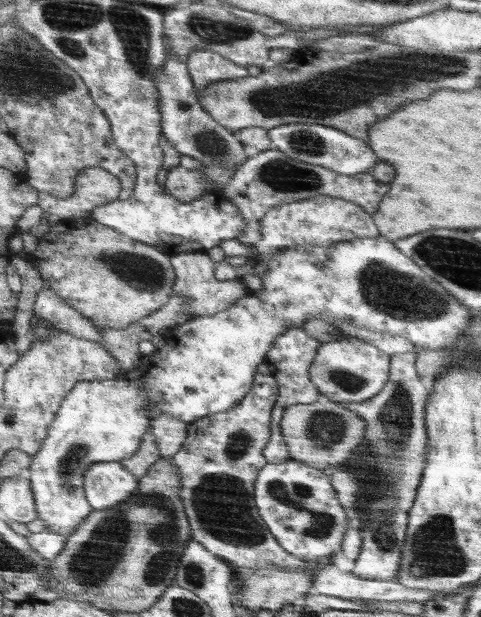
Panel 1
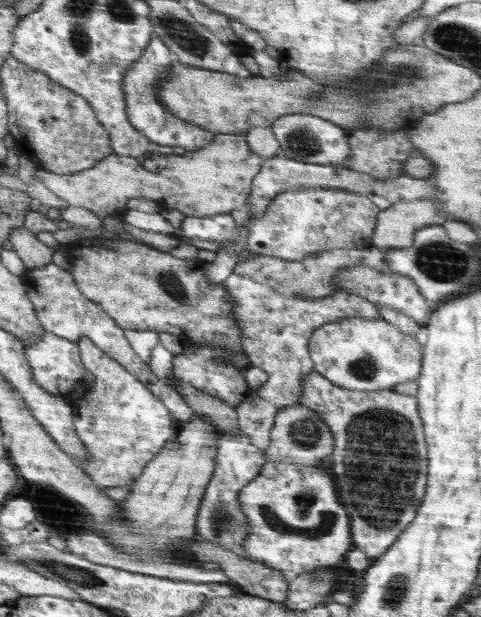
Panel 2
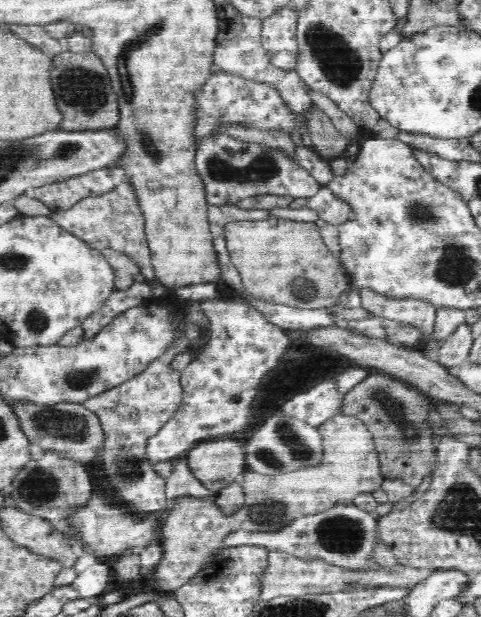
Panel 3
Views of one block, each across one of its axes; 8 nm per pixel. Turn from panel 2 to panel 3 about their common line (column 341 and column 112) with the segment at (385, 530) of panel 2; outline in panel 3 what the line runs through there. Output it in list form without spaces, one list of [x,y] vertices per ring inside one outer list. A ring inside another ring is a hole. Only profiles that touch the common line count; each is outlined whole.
[[[180,335],[168,345],[163,355],[143,370],[144,372],[120,384],[119,387],[102,392],[83,402],[84,407],[98,415],[104,431],[104,444],[100,448],[104,480],[108,486],[116,486],[116,488],[106,488],[106,494],[118,500],[118,504],[128,510],[152,514],[166,509],[167,482],[156,473],[154,464],[148,460],[147,442],[174,416],[183,399],[181,373],[172,369],[172,362],[177,354],[186,349],[188,349],[188,339],[186,335]]]

